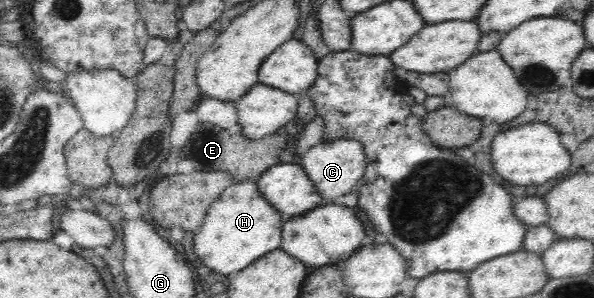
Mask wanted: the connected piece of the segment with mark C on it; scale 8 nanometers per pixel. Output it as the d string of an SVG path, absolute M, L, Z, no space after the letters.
M340 138L334 141L322 141L308 149L301 157L301 166L312 180L316 192L322 196L322 204L331 203L339 195L353 191L354 186L362 179L366 169L366 154L358 140Z

